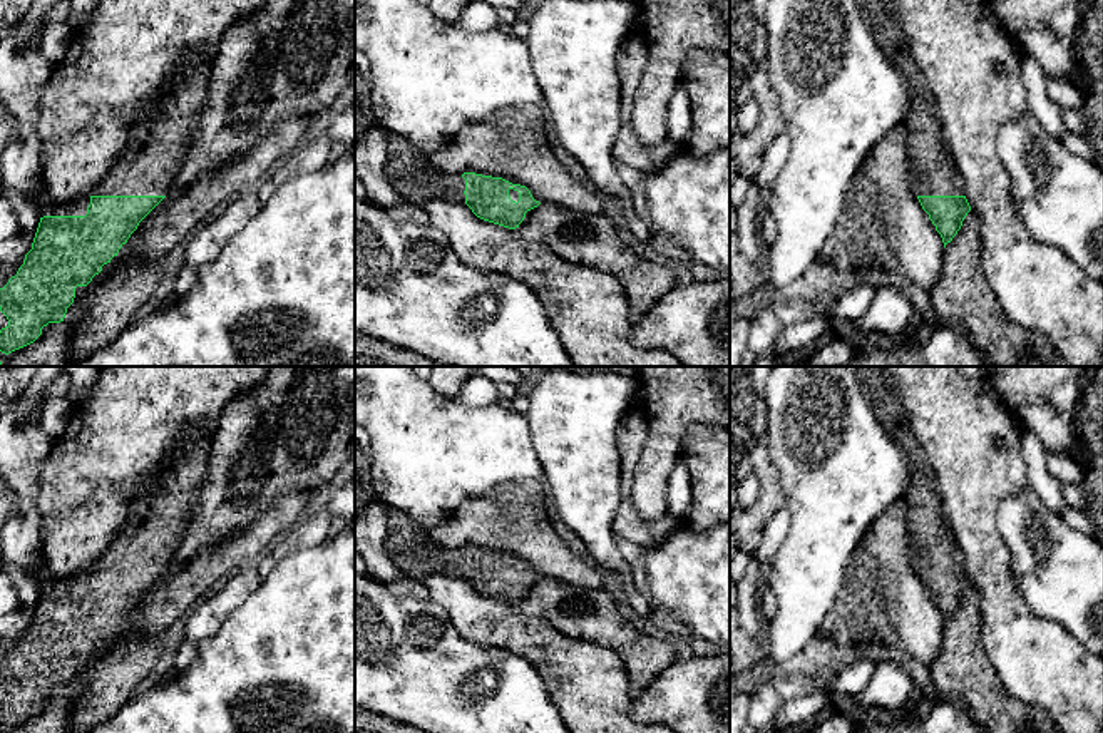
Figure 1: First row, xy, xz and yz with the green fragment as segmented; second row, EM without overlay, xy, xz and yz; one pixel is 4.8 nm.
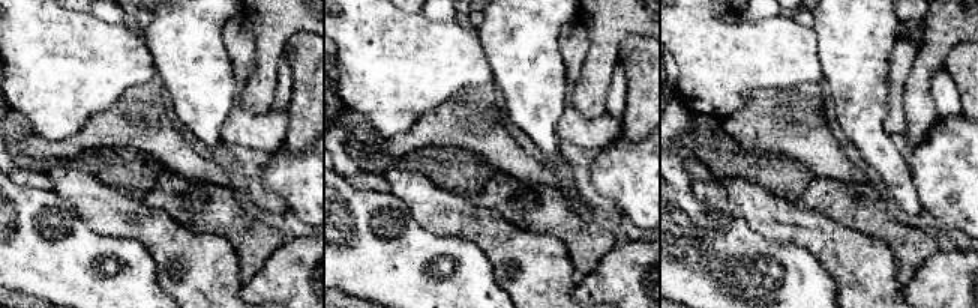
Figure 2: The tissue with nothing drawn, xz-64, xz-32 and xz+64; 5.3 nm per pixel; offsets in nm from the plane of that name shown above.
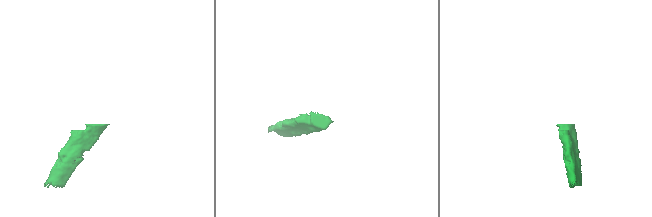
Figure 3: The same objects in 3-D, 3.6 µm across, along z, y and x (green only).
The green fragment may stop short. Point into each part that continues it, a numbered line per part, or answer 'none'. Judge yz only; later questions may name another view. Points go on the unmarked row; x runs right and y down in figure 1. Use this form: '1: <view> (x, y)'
1: yz (933, 548)

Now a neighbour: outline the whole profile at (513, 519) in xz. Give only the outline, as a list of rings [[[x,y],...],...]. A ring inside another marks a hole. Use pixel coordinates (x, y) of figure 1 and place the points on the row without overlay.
[[[542,477],[502,484],[489,494],[462,504],[445,524],[428,532],[432,546],[449,552],[460,552],[464,547],[502,552],[526,561],[539,577],[616,592],[616,579],[593,562],[577,557],[556,532],[544,495]]]

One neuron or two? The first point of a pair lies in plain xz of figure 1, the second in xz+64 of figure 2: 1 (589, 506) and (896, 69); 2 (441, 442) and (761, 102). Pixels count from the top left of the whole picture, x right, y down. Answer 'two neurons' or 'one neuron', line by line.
1: two neurons
2: two neurons

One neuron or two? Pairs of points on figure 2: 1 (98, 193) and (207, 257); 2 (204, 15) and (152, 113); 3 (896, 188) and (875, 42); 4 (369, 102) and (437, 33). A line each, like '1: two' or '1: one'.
1: one
2: two
3: one
4: one

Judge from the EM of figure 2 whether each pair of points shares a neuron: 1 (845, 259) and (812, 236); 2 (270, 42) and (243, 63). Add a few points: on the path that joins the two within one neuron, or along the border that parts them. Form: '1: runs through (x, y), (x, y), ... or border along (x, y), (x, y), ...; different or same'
1: runs through (837, 251), (819, 236); same
2: border along (251, 21), (255, 62), (251, 74), (240, 84); different

